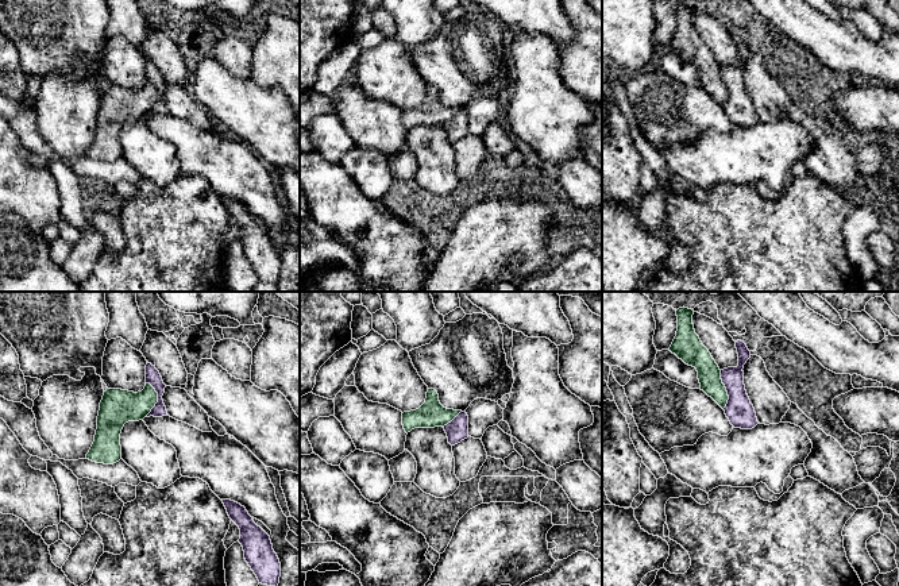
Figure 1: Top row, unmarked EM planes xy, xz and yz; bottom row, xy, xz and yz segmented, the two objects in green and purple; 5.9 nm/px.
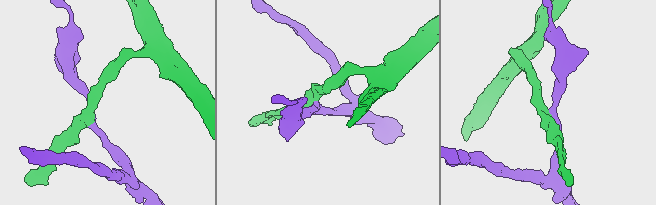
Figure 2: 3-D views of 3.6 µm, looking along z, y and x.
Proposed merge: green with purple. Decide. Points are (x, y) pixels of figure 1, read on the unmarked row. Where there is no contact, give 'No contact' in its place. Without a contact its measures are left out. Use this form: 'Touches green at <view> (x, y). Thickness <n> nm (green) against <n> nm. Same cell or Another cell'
Touches green at yz (725, 87). Thickness 140 nm (green) against 160 nm. Another cell

